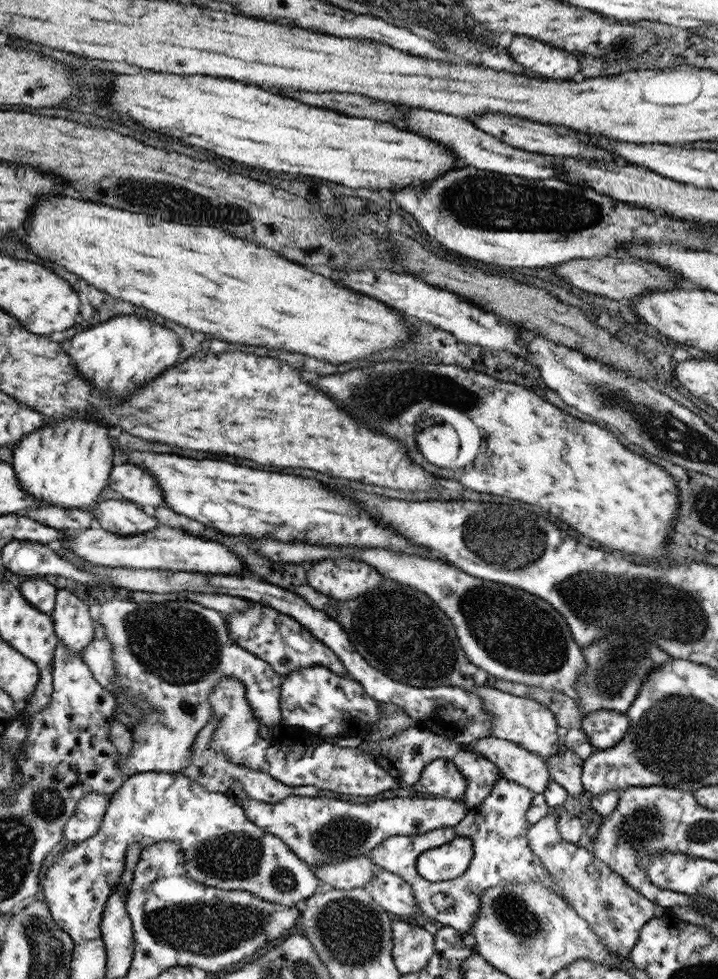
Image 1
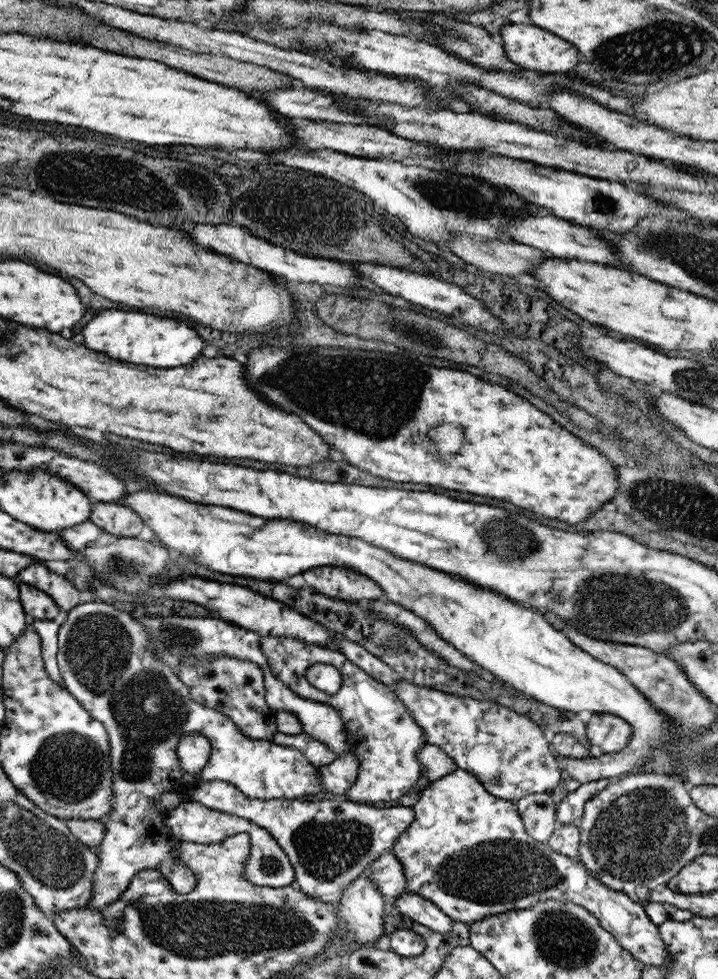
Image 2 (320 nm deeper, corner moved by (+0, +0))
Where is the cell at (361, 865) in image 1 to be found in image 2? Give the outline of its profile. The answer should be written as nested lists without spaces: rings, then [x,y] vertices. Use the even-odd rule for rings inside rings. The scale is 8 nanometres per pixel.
[[[385,853],[375,859],[363,875],[367,876],[373,886],[387,898],[399,896],[406,888],[407,881],[400,860],[393,853]]]

